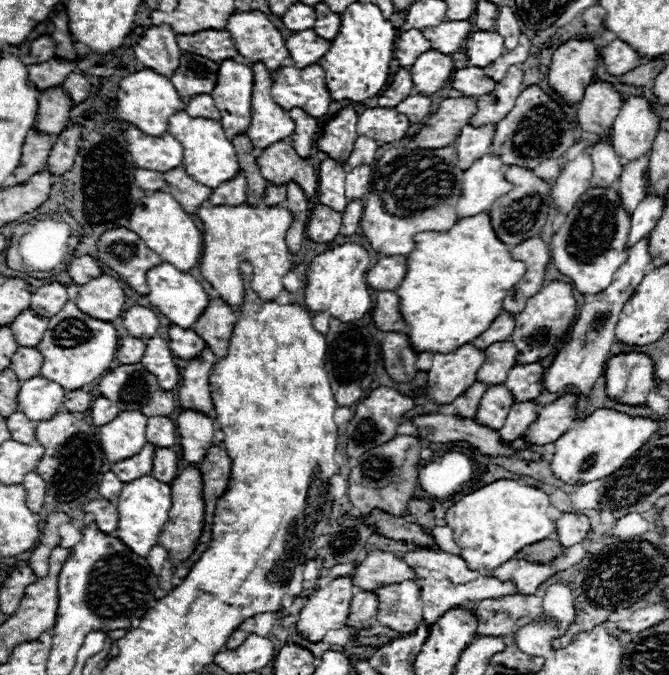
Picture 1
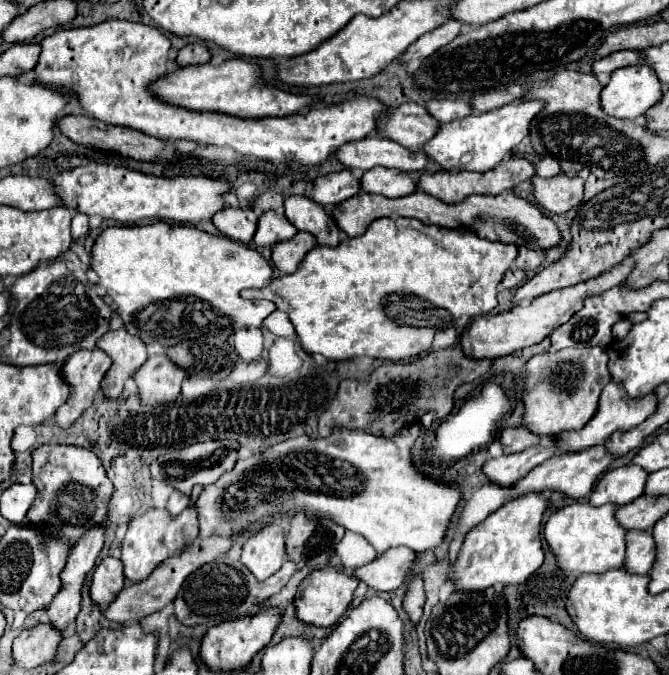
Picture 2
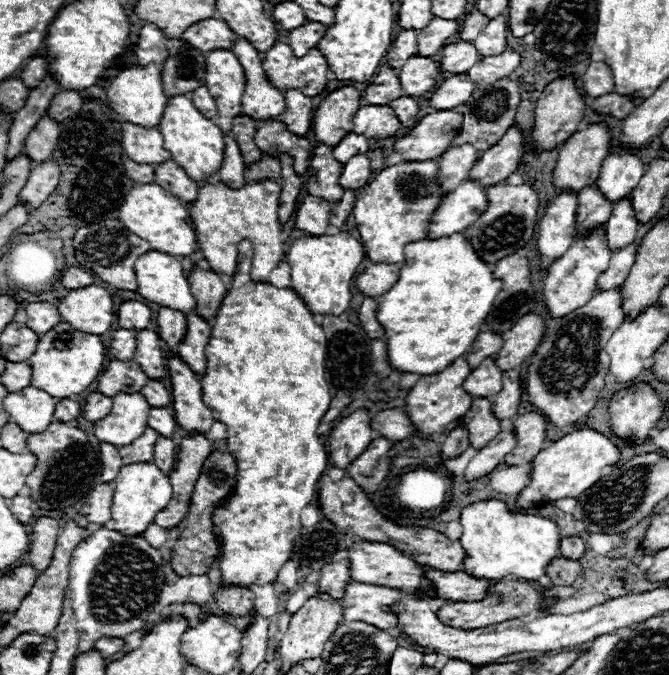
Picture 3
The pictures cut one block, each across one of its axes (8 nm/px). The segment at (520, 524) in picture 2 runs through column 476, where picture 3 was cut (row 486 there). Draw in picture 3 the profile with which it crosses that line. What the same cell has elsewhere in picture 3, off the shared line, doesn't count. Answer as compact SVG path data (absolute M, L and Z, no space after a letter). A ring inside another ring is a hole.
M576 430L564 438L552 442L548 448L538 452L532 462L532 478L526 488L518 494L514 508L530 508L532 504L556 502L562 498L576 498L600 480L602 468L616 464L620 458L618 448L602 434L594 430Z

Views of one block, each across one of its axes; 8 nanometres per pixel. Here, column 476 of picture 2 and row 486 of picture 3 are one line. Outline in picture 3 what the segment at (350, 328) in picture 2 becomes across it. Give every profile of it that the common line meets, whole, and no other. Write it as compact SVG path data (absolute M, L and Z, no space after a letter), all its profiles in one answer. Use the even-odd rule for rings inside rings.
M244 240L238 244L238 268L236 268L236 274L232 276L232 286L226 292L226 296L216 312L216 318L212 322L212 332L210 332L208 348L204 350L204 354L206 354L206 372L202 378L202 400L204 400L204 404L208 404L208 408L212 408L216 412L216 418L226 424L228 450L238 462L236 490L232 496L228 496L228 502L224 502L224 506L218 506L214 512L214 524L224 536L224 548L220 554L220 570L224 576L224 584L270 584L278 576L280 566L292 554L292 542L300 534L300 512L306 504L312 502L314 492L316 492L316 484L328 466L328 454L326 454L324 440L316 436L320 418L326 414L326 410L330 406L330 388L324 378L326 336L324 336L322 326L318 326L312 320L312 312L308 310L308 306L304 304L304 300L300 298L298 292L294 292L292 288L276 288L268 282L254 282L250 278L250 250L248 250L248 242Z

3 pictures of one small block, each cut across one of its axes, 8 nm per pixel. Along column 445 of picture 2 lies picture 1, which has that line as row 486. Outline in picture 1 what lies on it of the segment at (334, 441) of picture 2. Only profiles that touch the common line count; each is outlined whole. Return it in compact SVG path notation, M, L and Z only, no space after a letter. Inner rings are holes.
M496 480L478 488L454 502L446 512L446 524L454 532L454 542L468 568L478 572L492 572L506 560L514 558L524 546L546 540L552 534L554 522L548 516L550 496L534 486L518 480Z

